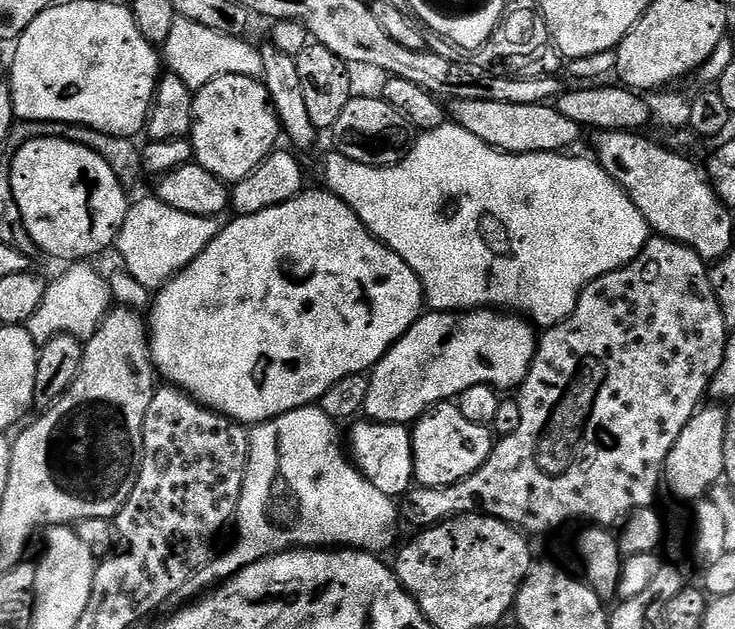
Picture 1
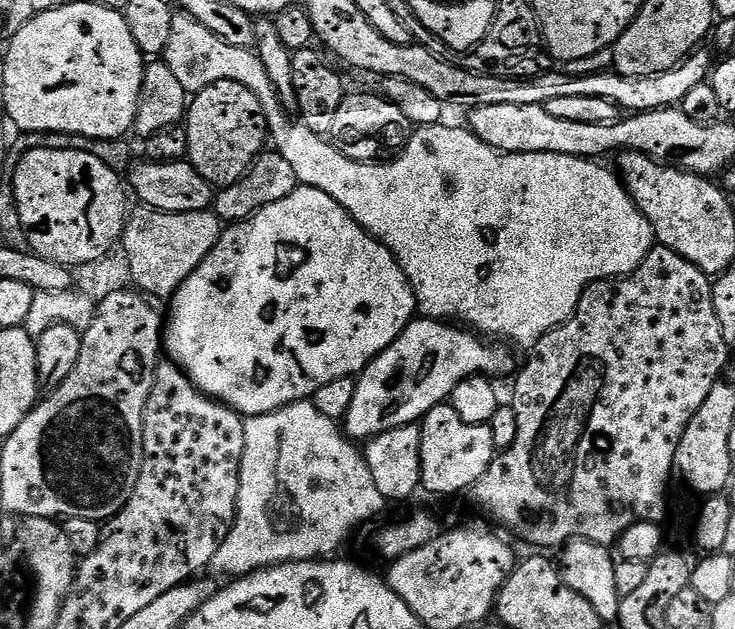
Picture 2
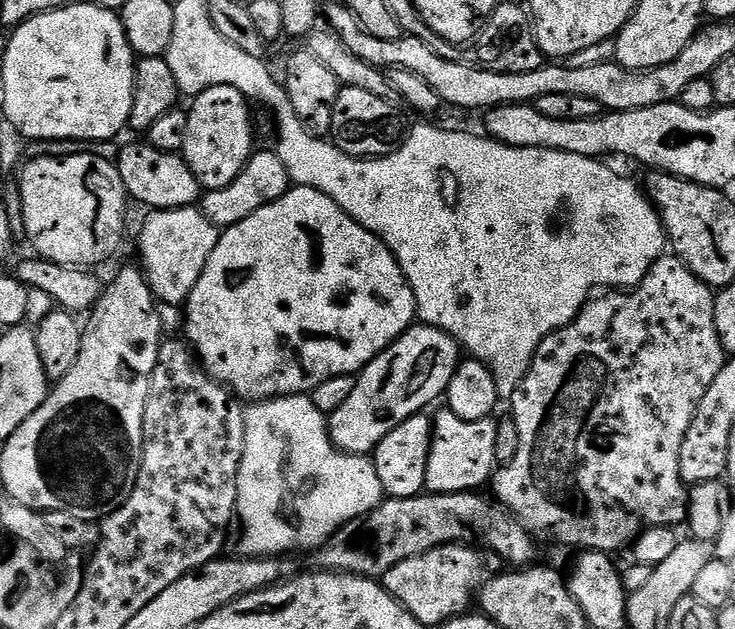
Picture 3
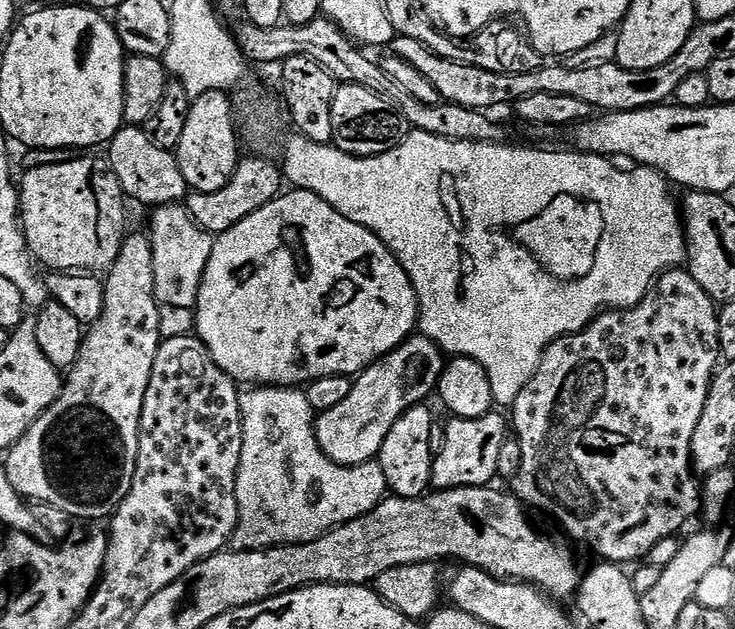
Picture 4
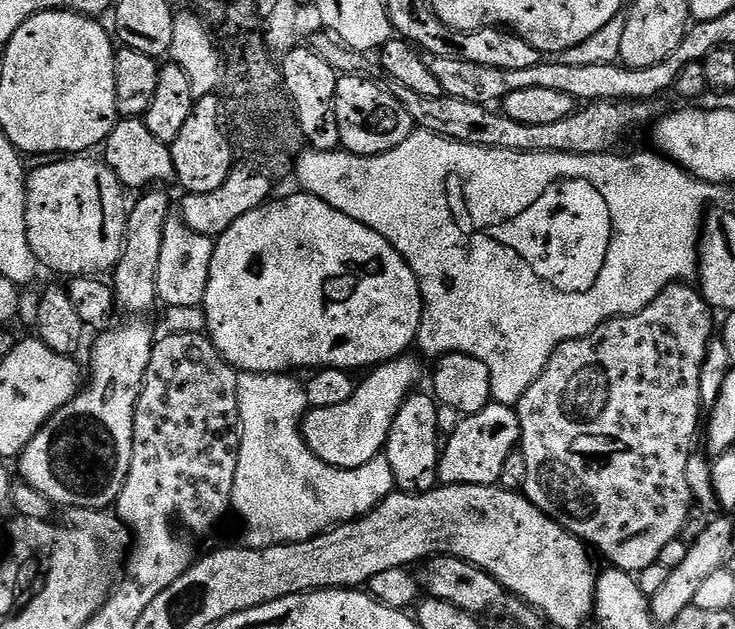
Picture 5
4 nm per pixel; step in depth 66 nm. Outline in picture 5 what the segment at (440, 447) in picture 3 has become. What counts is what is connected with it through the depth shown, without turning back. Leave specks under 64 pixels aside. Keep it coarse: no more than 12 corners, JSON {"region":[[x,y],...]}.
{"region":[[515,407],[463,417],[440,453],[441,485],[495,485],[520,443]]}

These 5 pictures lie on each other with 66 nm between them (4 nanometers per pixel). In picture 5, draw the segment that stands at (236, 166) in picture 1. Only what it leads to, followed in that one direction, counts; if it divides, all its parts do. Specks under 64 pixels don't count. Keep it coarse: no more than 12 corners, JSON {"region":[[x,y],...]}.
{"region":[[215,95],[170,147],[185,193],[226,182],[234,155]]}

